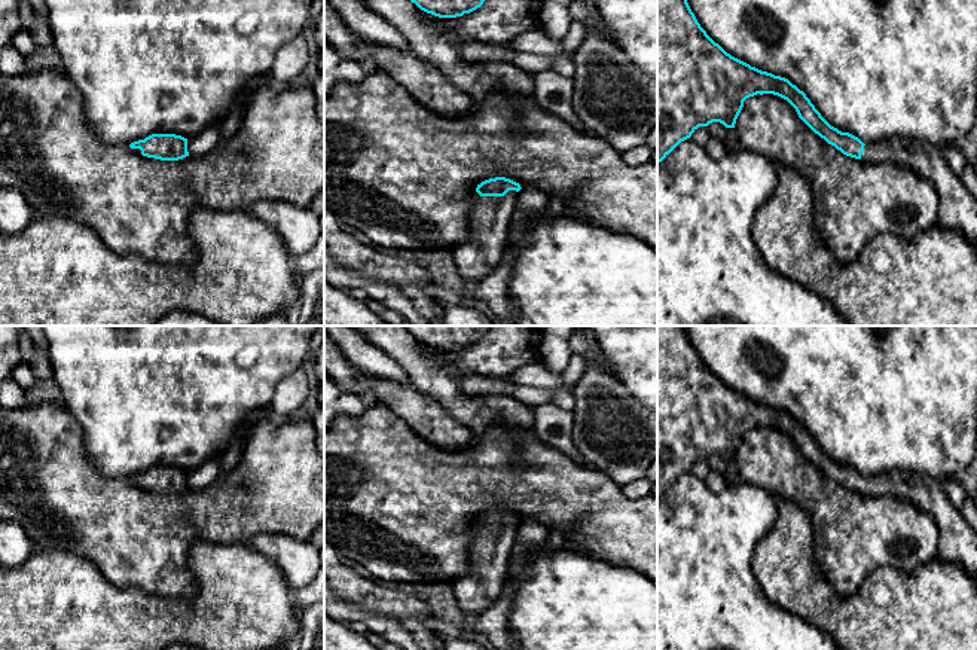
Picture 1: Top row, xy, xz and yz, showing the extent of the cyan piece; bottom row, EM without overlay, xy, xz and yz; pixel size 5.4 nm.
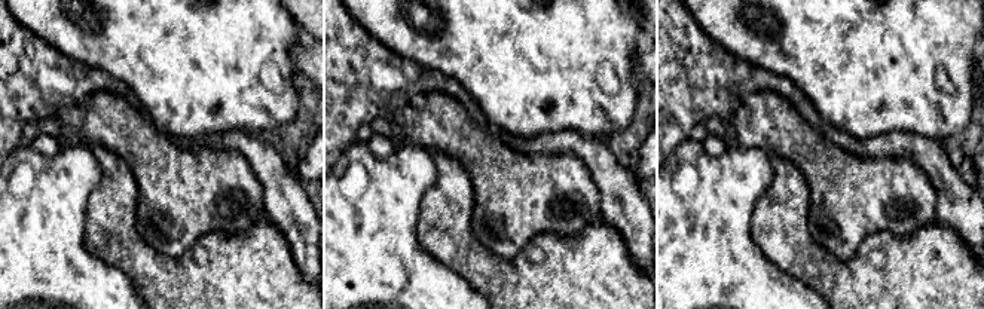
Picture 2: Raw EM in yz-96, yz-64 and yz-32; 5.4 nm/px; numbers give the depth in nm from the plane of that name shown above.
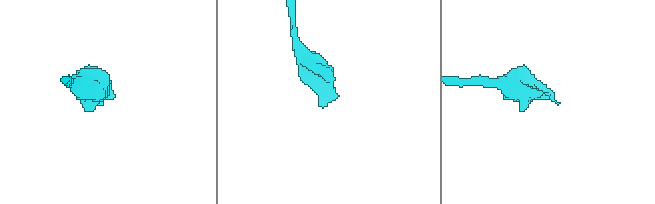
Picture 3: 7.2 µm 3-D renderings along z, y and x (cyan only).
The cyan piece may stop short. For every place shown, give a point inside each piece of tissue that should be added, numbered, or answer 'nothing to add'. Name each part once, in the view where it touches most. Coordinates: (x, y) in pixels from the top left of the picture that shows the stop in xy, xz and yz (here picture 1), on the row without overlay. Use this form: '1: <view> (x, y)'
1: xz (489, 552)

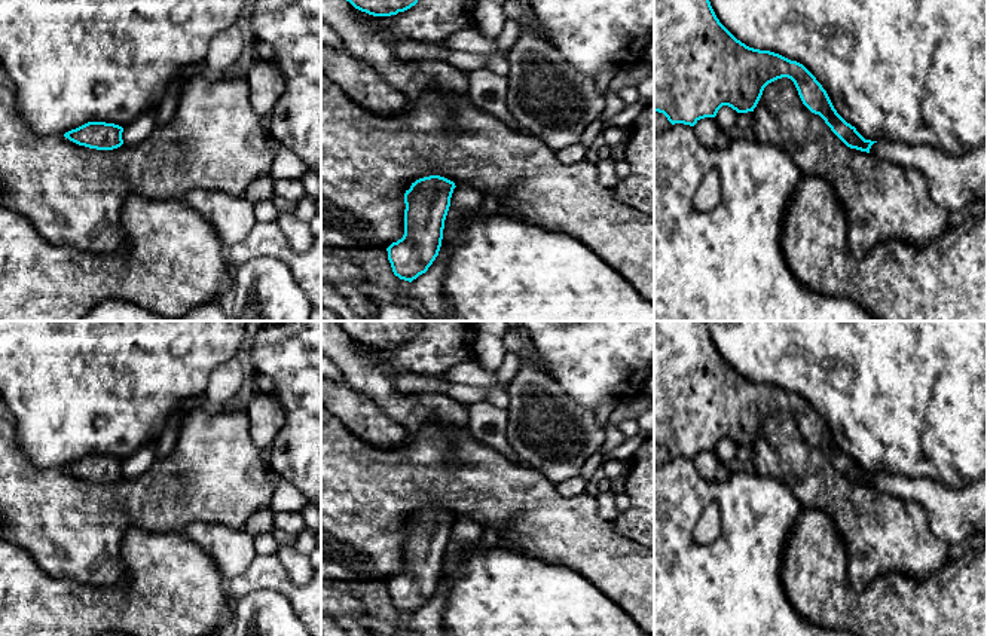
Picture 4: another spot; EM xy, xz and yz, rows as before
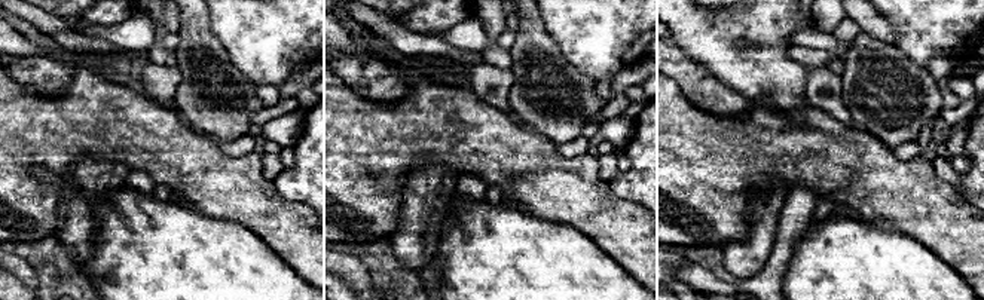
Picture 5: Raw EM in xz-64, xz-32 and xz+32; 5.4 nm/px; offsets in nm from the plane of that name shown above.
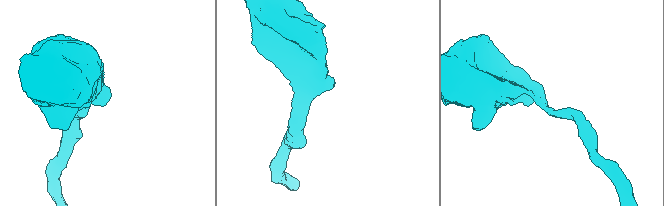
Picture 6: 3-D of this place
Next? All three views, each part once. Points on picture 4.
nothing to add

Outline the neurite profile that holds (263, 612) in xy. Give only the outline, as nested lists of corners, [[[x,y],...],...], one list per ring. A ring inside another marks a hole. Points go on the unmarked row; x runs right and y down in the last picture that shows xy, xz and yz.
[[[256,590],[235,603],[233,636],[311,636],[290,599],[275,590]]]

